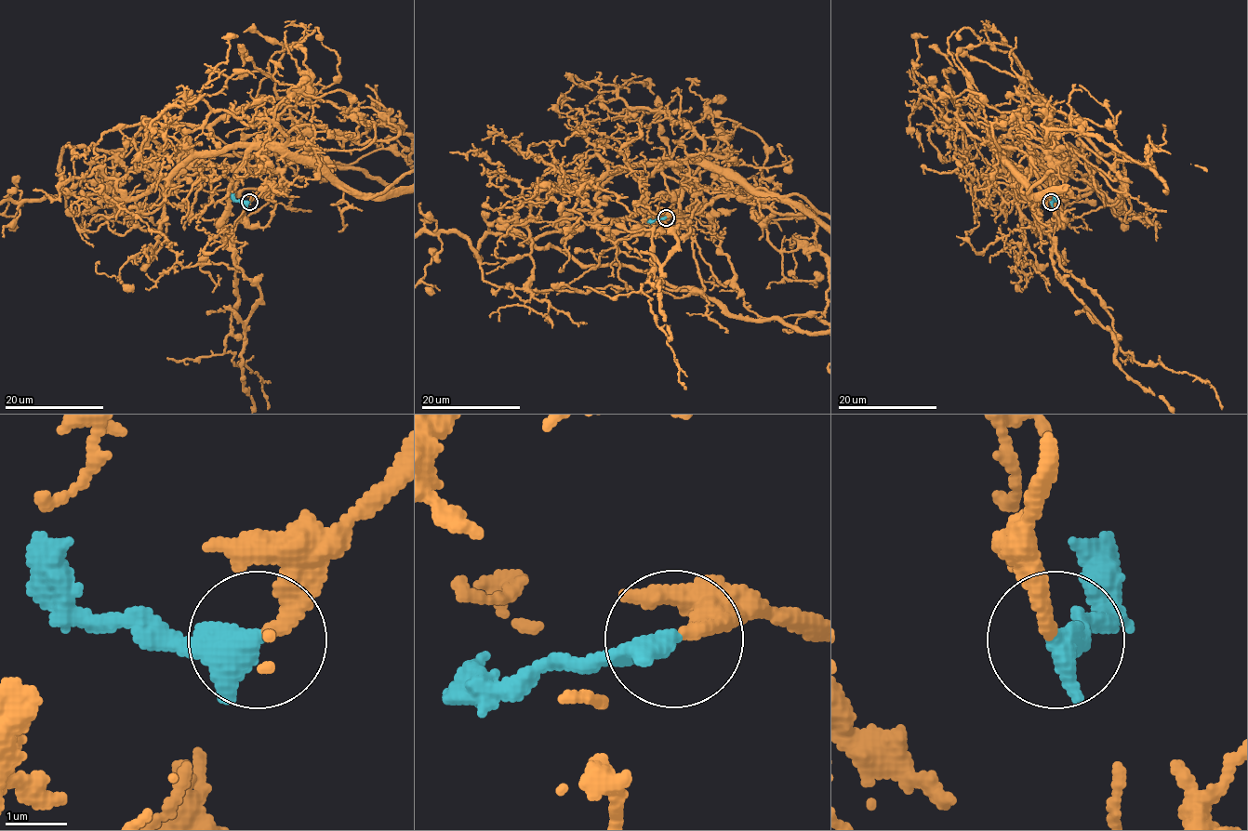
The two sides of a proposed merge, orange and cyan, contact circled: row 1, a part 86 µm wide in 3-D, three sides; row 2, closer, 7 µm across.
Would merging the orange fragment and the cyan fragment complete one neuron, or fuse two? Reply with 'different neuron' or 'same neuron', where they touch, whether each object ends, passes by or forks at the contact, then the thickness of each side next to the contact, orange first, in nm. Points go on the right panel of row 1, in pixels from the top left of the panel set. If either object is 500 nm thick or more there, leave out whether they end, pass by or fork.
same neuron; place (1051, 202); orange ends; cyan ends; calibres 280 and 480 nm

